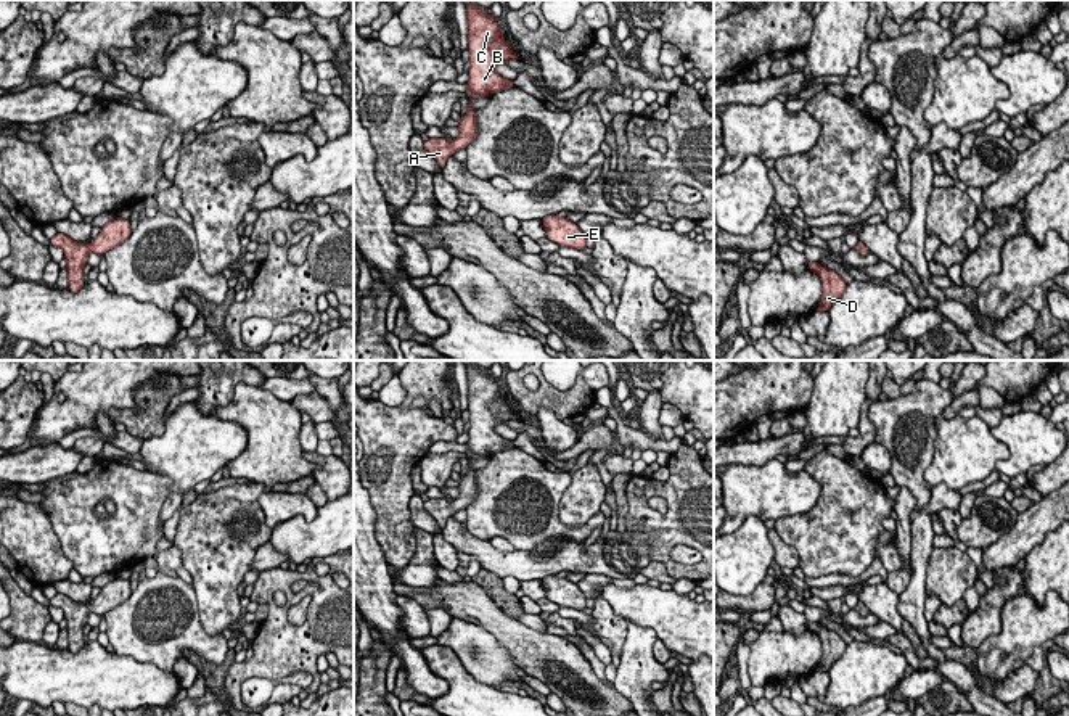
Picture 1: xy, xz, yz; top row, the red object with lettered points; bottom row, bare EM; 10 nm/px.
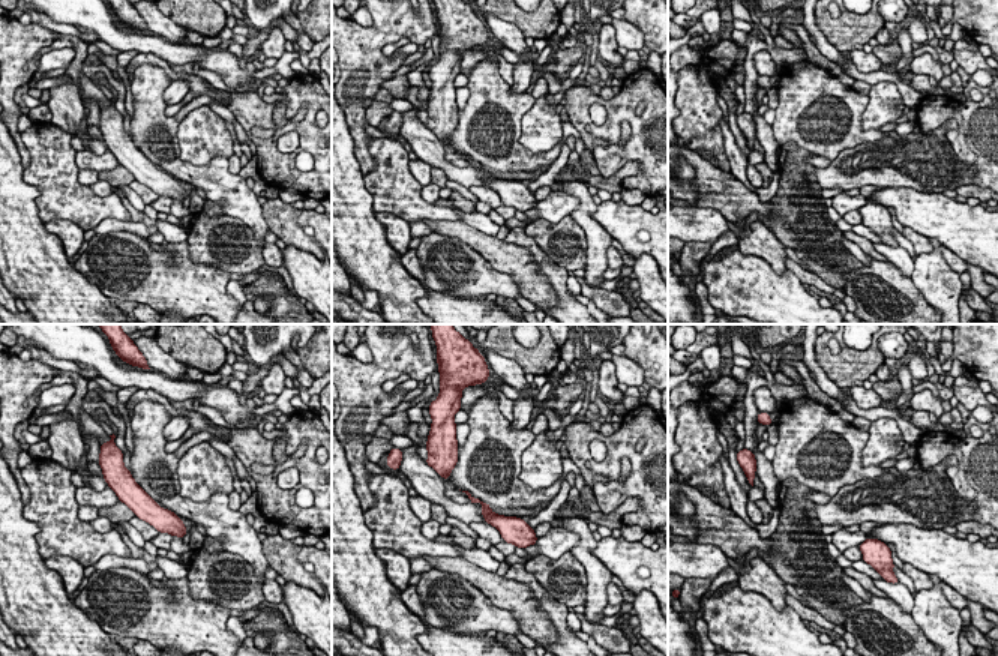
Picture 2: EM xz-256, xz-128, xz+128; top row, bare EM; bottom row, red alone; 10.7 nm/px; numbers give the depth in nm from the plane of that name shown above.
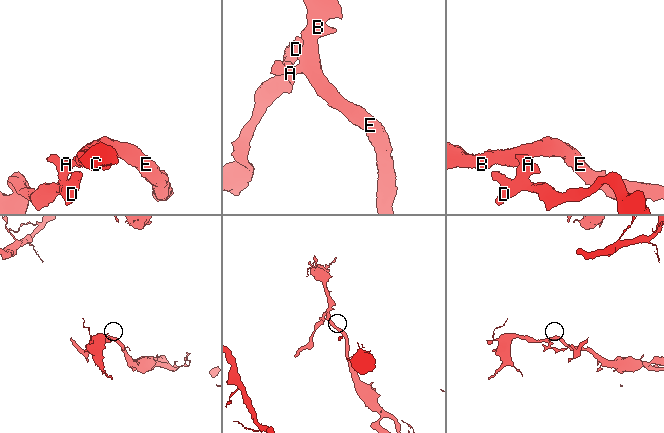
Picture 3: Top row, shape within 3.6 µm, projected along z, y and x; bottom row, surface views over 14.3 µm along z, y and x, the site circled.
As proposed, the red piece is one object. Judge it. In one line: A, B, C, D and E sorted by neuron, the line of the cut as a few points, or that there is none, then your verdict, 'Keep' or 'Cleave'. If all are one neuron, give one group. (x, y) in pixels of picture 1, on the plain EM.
Groups: A B C D E. No split. Keep

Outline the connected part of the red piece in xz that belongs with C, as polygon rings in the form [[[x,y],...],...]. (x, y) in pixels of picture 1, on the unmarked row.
[[[465,362],[468,380],[469,439],[466,457],[489,457],[495,452],[513,449],[510,439],[495,433],[497,425],[519,422],[510,404],[505,401],[497,378],[485,375],[484,368]]]

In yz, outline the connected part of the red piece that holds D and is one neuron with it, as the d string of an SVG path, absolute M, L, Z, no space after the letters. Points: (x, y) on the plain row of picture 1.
M809 623L807 629L821 639L823 653L815 671L826 673L844 655L847 642L834 631Z

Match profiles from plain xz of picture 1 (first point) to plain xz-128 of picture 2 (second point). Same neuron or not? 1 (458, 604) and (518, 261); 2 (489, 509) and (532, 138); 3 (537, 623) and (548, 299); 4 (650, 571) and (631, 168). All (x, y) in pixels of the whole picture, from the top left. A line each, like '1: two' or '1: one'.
1: one
2: two
3: two
4: one

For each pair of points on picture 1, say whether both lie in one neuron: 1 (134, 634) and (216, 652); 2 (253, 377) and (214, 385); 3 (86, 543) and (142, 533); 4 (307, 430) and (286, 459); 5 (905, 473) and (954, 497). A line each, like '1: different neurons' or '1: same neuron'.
1: same neuron
2: same neuron
3: same neuron
4: different neurons
5: different neurons

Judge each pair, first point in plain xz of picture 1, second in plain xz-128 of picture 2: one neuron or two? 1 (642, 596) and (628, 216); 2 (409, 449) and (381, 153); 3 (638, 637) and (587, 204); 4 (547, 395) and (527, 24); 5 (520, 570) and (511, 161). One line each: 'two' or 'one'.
1: one
2: two
3: one
4: one
5: two

